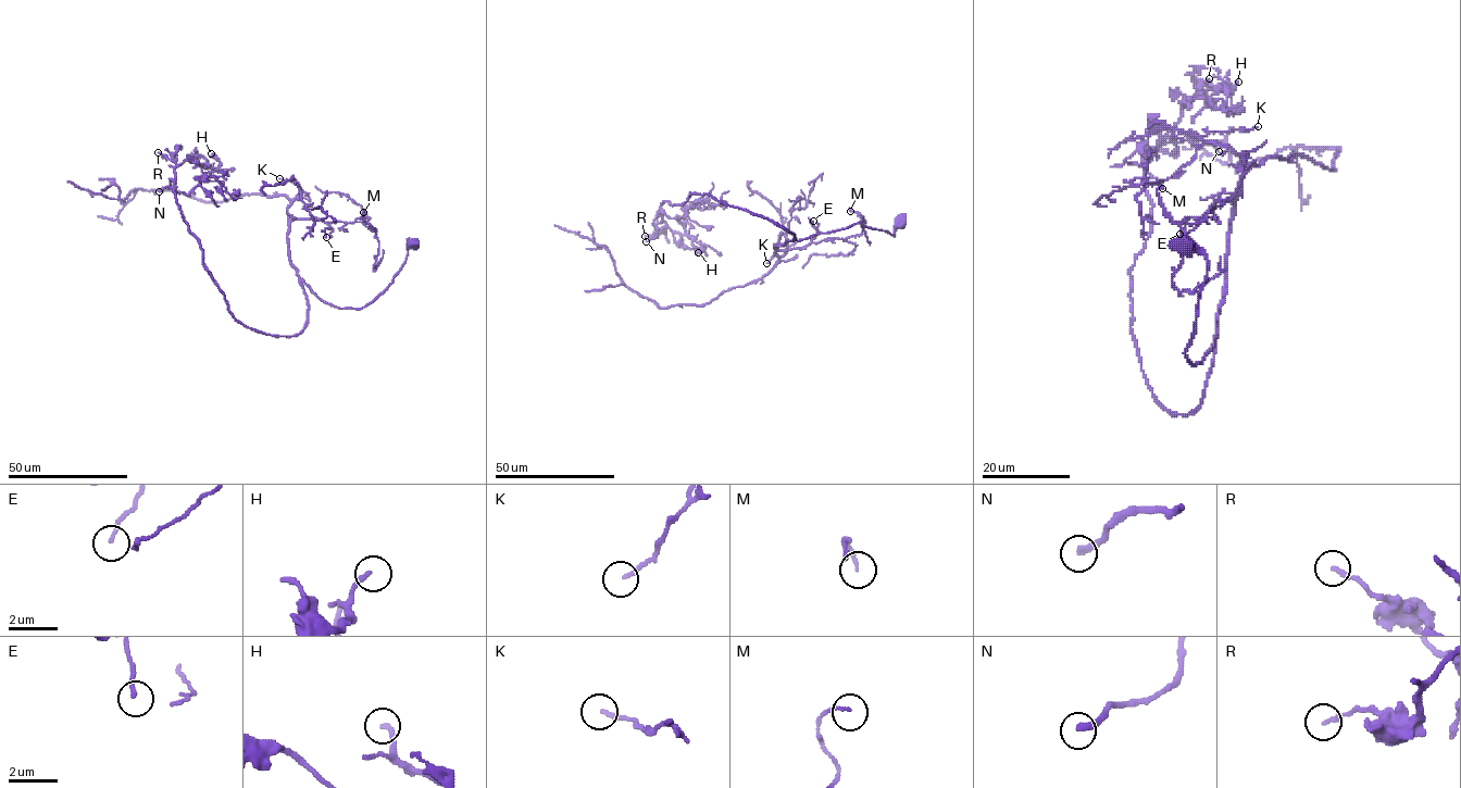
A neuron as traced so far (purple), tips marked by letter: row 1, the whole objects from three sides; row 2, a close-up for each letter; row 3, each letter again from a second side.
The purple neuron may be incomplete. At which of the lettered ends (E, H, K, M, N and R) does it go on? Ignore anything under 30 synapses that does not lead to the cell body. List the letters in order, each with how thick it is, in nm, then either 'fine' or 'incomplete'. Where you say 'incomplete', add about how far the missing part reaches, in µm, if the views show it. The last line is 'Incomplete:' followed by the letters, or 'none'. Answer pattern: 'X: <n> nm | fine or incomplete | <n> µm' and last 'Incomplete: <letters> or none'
E: 140 nm | fine
H: 200 nm | fine
K: 170 nm | fine
M: 130 nm | fine
N: 280 nm | incomplete | 40 µm
R: 180 nm | fine
Incomplete: N

